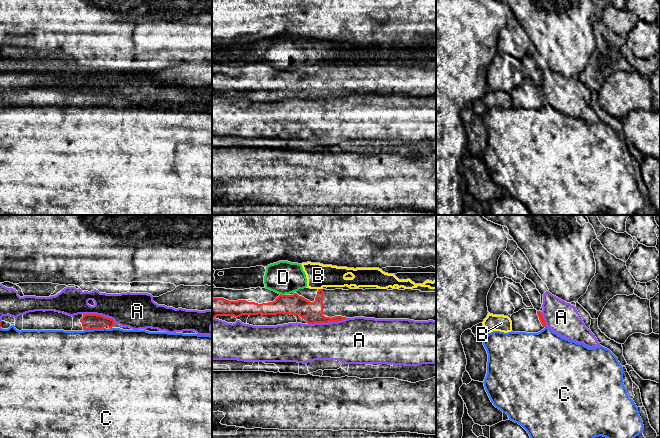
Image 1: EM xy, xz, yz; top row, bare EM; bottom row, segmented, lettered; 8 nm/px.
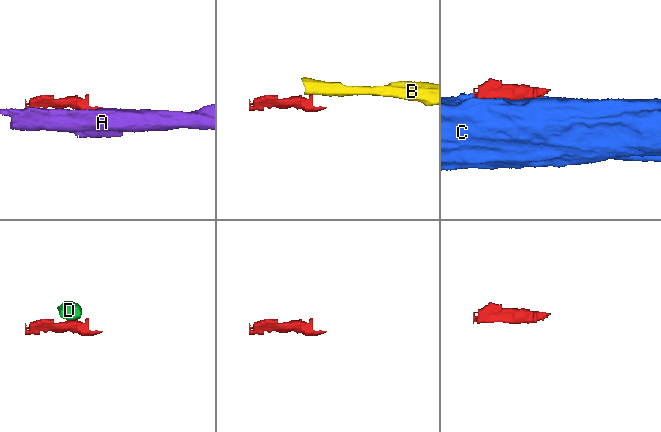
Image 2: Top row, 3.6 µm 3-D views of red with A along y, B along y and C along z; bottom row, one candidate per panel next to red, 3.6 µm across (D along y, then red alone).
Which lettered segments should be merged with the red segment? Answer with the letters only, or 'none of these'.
none of these

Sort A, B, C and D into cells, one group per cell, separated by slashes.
A / B D / C

